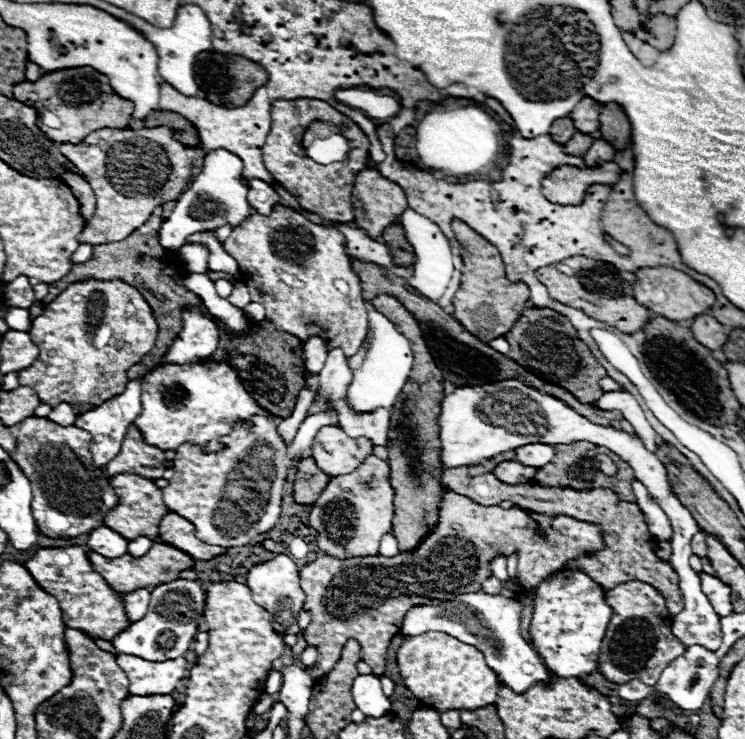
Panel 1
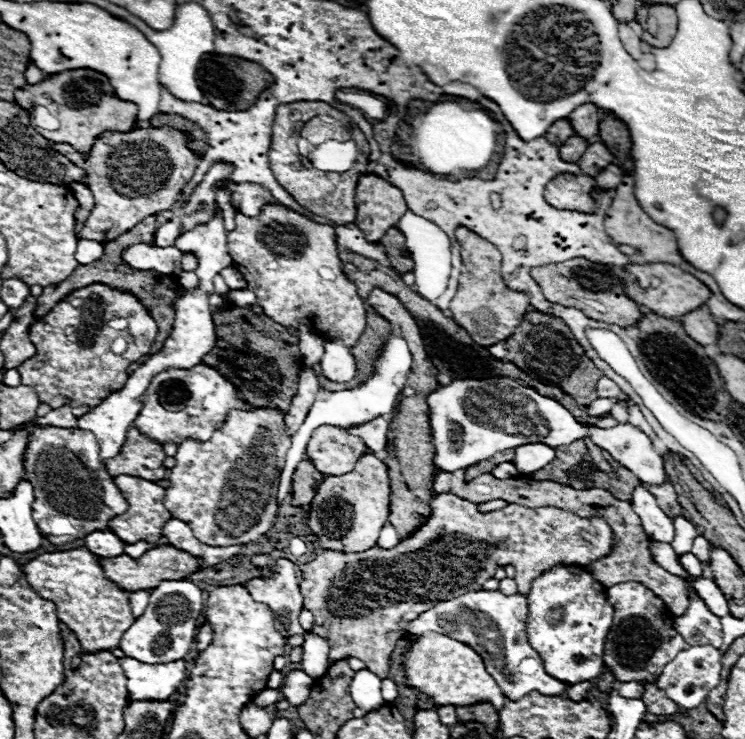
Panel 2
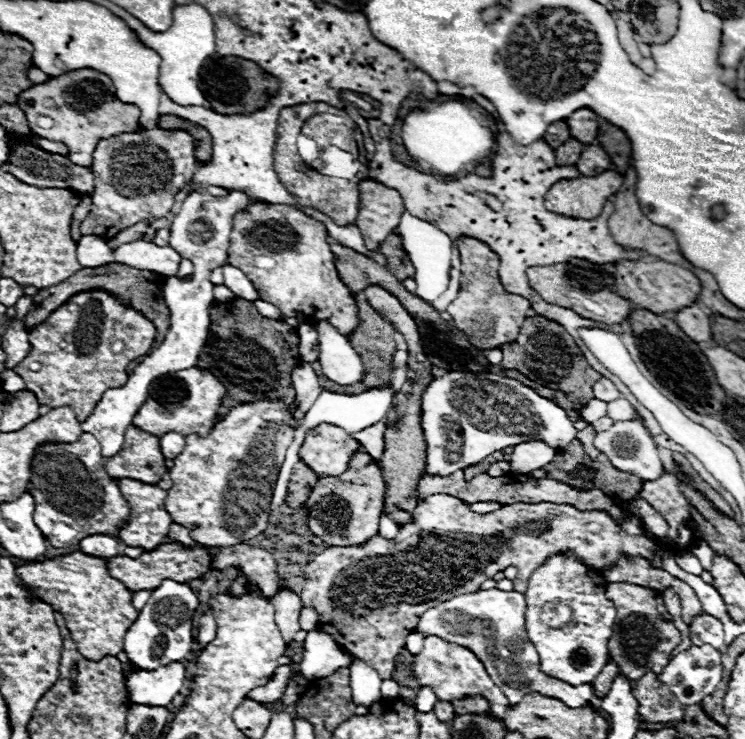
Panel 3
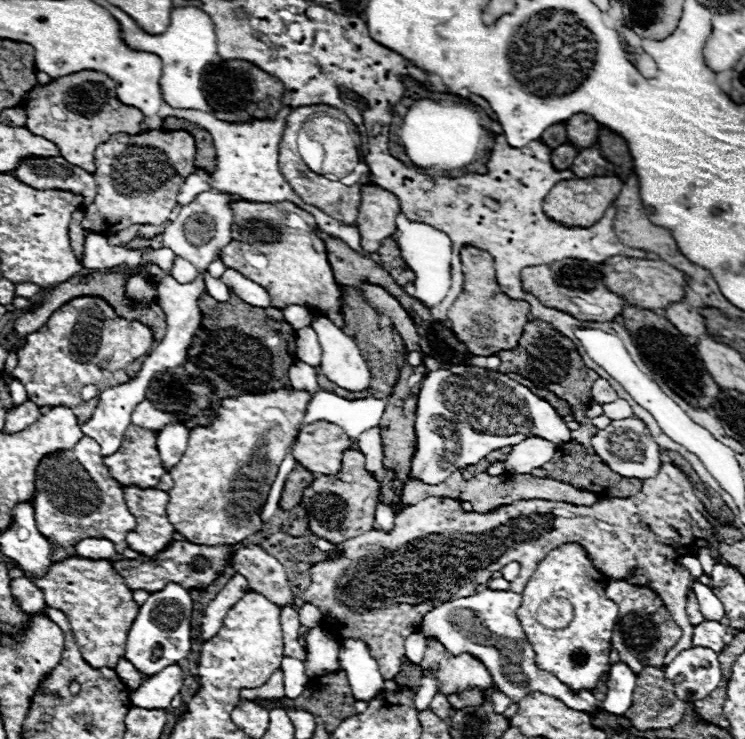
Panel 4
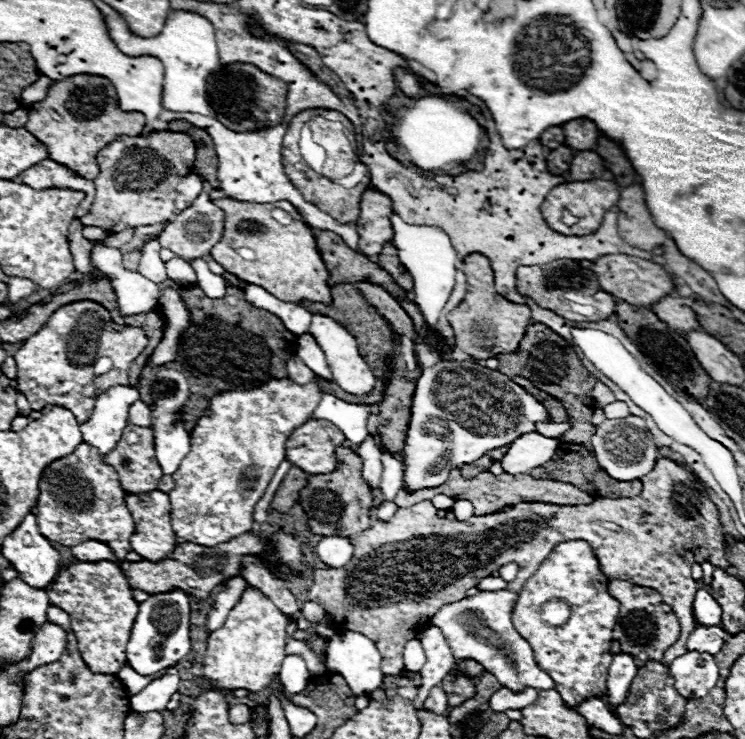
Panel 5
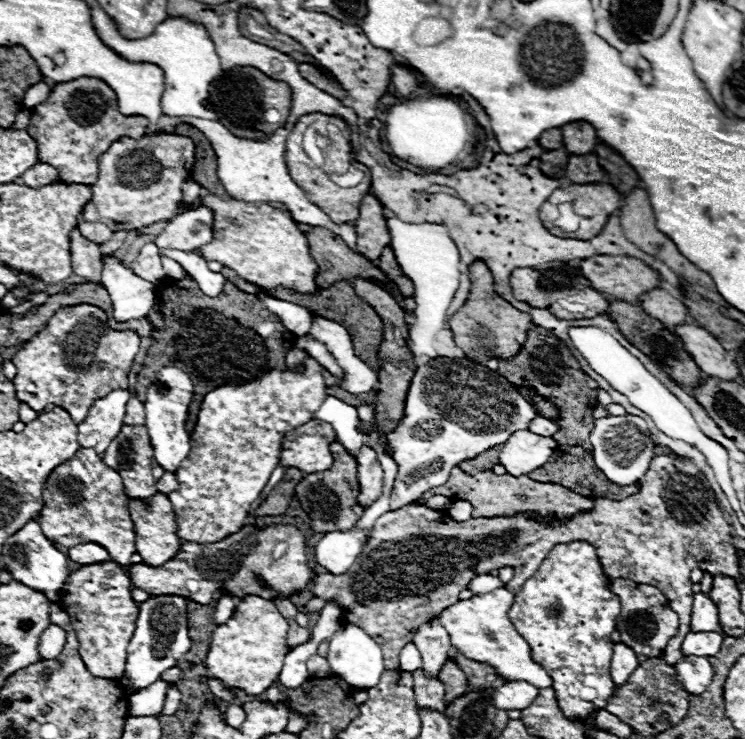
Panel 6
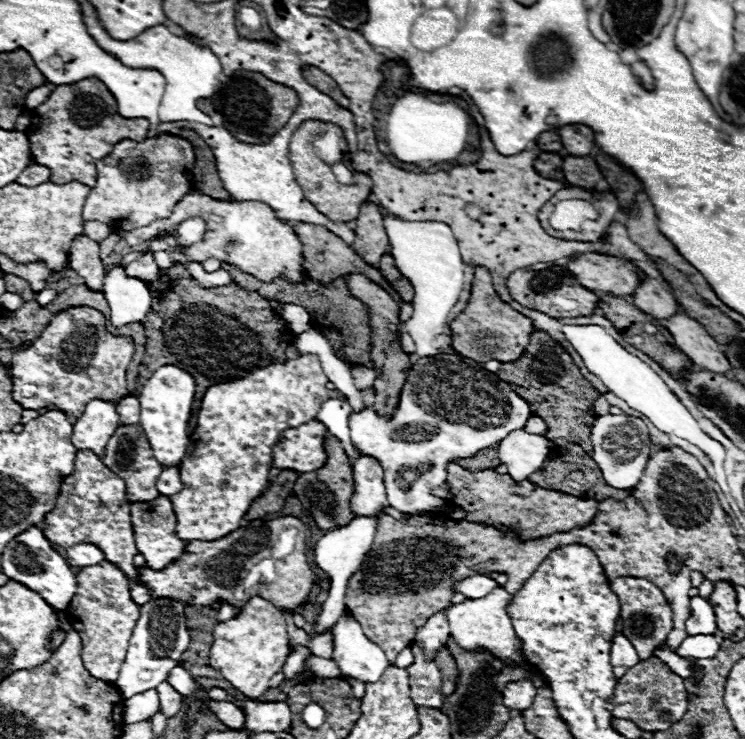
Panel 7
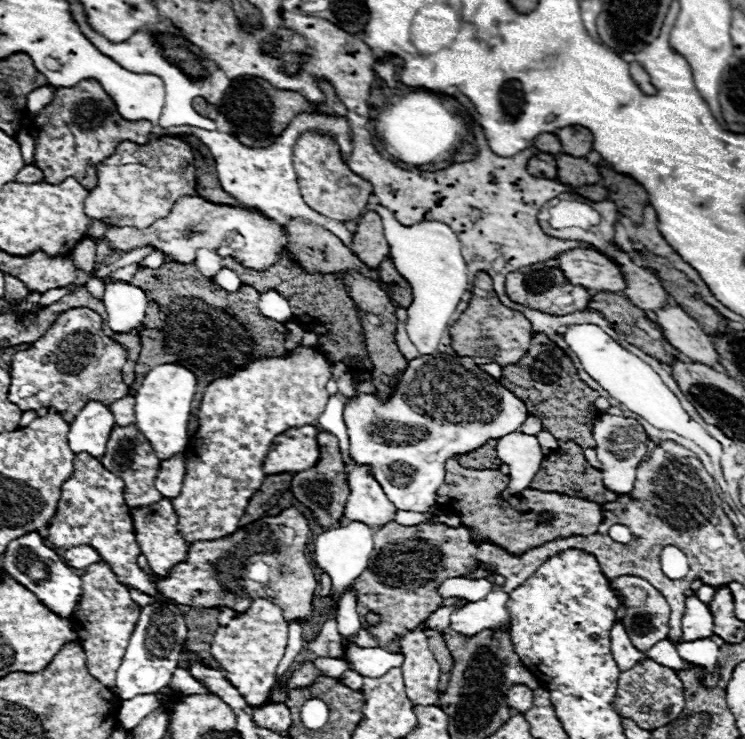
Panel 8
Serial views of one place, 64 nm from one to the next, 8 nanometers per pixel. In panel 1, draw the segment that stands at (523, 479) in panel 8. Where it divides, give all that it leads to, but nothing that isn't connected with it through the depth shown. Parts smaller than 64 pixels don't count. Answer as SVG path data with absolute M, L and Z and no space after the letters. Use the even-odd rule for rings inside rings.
M526 444L526 446L516 448L516 460L526 466L542 468L552 458L554 458L554 448L548 444Z

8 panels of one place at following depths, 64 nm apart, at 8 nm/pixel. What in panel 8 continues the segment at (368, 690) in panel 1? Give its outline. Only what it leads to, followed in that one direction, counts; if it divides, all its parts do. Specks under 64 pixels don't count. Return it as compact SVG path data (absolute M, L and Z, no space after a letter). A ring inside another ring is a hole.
M352 586L346 590L346 594L340 600L336 622L338 622L338 630L344 638L356 636L358 630L360 630L360 618L358 618L358 612L356 612L356 600L354 600L354 594L352 594ZM356 644L346 646L346 664L348 670L358 672L360 676L380 678L390 668L398 668L404 662L402 654L390 654L380 648L360 648Z

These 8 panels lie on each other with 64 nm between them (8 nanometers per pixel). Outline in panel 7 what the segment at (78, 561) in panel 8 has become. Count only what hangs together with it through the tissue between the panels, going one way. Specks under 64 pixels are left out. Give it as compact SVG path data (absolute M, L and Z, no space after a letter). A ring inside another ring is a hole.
M76 544L66 550L66 560L70 566L94 566L104 560L104 552L92 544Z

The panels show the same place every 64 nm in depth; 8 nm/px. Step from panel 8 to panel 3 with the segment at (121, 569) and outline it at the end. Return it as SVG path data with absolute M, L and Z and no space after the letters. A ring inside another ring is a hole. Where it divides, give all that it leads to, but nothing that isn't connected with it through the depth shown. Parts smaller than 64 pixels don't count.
M82 432L72 444L48 442L40 446L32 456L30 490L36 502L36 526L54 548L78 544L92 534L110 534L118 538L118 526L126 522L130 514L116 480L104 470L98 440L88 432Z

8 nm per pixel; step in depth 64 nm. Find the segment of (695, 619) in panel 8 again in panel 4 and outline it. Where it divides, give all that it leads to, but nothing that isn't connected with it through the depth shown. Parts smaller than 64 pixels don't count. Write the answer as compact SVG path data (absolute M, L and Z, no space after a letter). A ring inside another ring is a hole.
M694 578L692 590L694 590L696 598L700 600L698 604L700 604L700 610L702 610L704 618L710 618L710 620L720 622L724 618L724 606L722 606L720 598L714 592L708 592L710 586L704 586L704 584L698 582L698 578Z

